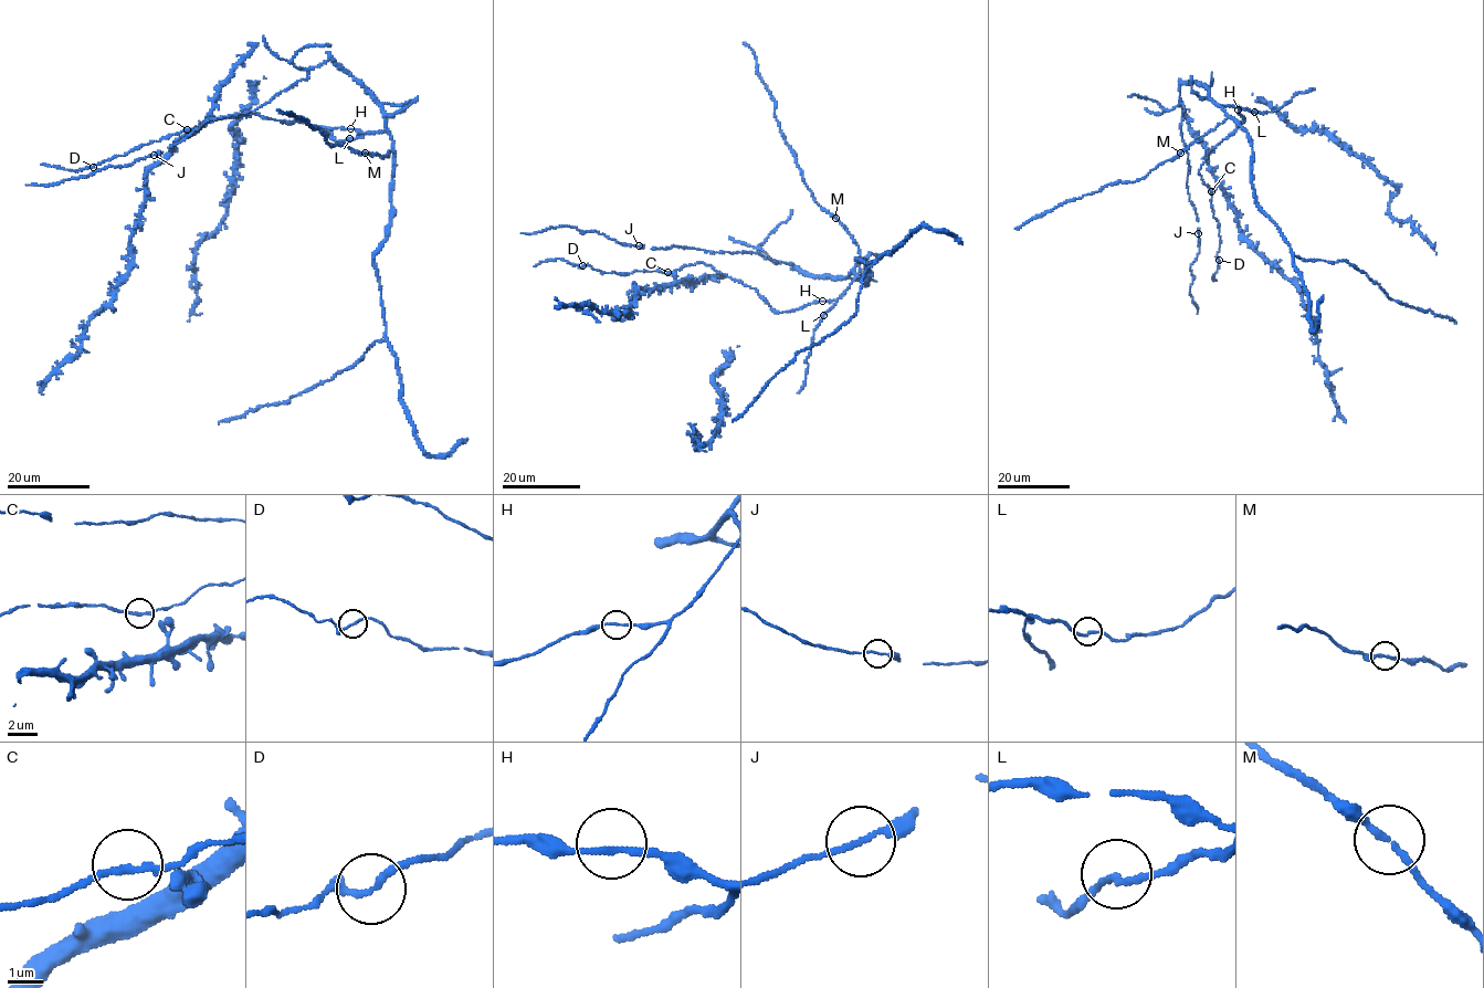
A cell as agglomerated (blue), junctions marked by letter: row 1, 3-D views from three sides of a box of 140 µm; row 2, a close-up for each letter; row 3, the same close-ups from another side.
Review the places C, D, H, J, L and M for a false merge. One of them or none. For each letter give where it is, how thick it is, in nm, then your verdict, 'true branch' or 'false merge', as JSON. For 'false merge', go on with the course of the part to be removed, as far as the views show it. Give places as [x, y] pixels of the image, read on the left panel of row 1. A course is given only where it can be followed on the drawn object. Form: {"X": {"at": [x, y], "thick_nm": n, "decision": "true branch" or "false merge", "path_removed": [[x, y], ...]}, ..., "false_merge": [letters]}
{"C": {"at": [187, 129], "thick_nm": 170, "decision": "true branch"}, "D": {"at": [93, 167], "thick_nm": 170, "decision": "true branch"}, "H": {"at": [350, 128], "thick_nm": 160, "decision": "true branch"}, "J": {"at": [154, 155], "thick_nm": 140, "decision": "true branch"}, "L": {"at": [349, 138], "thick_nm": 160, "decision": "true branch"}, "M": {"at": [365, 153], "thick_nm": 180, "decision": "true branch"}, "false_merge": []}

